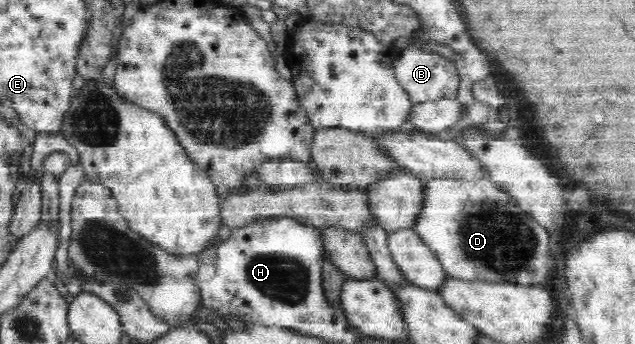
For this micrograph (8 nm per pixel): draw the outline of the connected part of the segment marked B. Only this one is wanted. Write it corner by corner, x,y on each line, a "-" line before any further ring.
404,47
394,62
394,72
398,82
408,91
416,104
434,102
440,98
457,98
460,75
458,75
452,61
439,53

